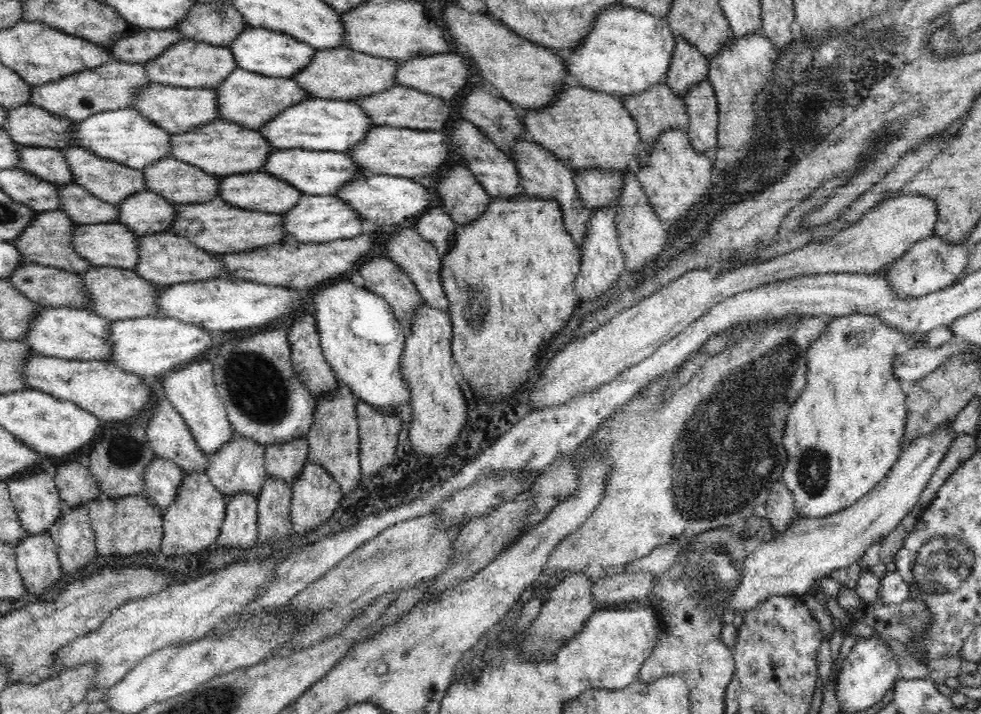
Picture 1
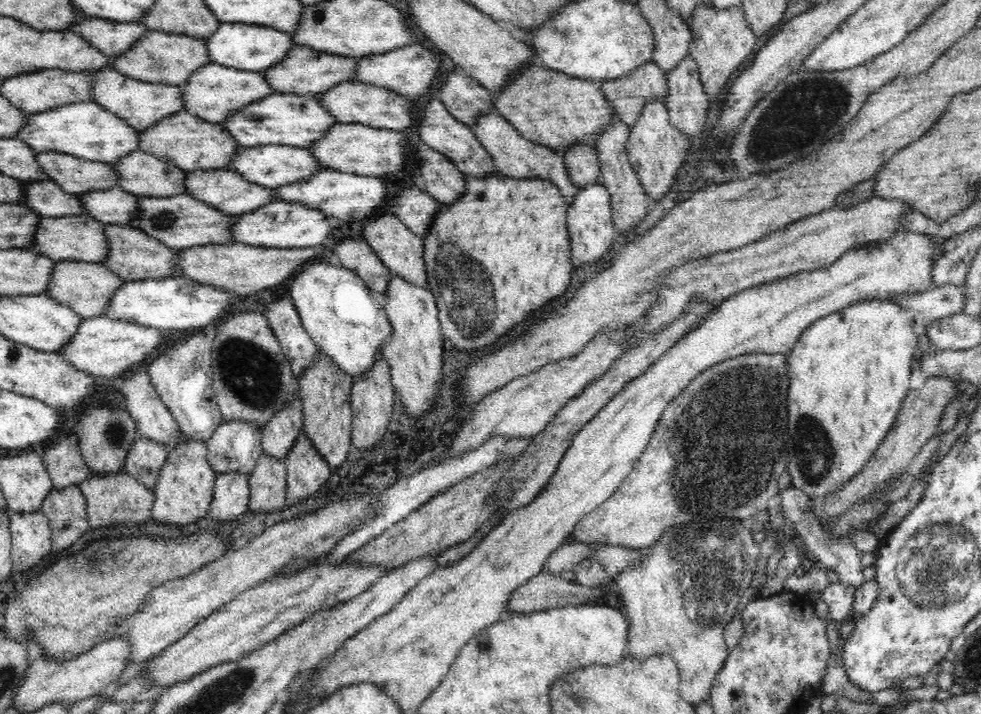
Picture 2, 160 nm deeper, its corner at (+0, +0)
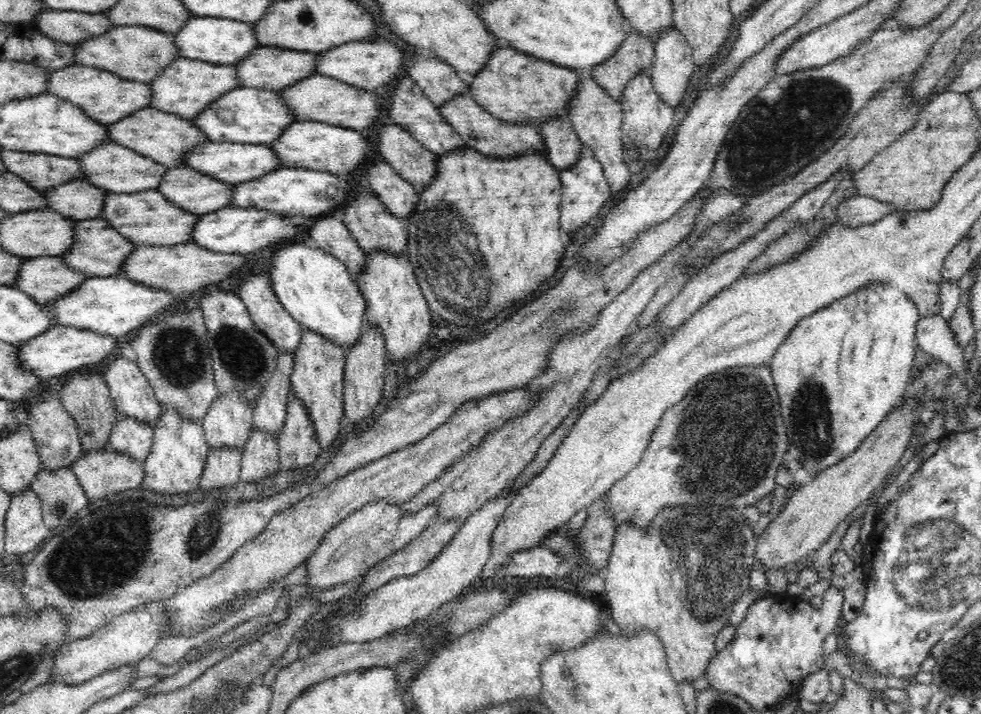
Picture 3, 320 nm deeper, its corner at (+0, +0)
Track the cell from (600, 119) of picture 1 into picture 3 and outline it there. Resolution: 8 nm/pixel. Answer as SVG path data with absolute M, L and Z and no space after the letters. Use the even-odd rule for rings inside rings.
M502 44L491 52L483 69L467 85L472 98L492 116L509 123L539 128L548 119L566 115L569 104L574 101L578 77L576 70L537 59L517 48Z

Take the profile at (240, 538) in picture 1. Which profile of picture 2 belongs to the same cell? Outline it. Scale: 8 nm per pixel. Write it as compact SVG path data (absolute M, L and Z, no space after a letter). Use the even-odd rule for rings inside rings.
M232 471L218 473L212 499L208 516L216 522L236 520L245 515L250 504L248 476Z

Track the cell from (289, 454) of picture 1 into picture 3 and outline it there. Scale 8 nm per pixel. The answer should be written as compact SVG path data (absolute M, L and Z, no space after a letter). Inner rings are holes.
M278 349L276 368L274 374L256 398L253 406L253 422L256 430L277 437L282 432L282 426L288 416L288 398L292 391L292 370L294 368L294 355L290 351Z

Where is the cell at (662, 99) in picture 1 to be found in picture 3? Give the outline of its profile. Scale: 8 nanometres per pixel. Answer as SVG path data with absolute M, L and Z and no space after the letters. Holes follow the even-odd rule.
M631 26L625 30L627 37L617 51L608 60L590 69L594 81L618 102L624 87L635 74L640 71L649 74L655 53L655 45L648 37Z

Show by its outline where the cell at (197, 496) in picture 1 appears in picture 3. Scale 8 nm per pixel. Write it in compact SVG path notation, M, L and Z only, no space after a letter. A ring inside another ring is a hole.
M162 410L154 430L152 450L143 462L142 486L164 496L187 494L200 488L199 480L204 470L205 458L210 446L207 444L201 420L188 419L176 410Z

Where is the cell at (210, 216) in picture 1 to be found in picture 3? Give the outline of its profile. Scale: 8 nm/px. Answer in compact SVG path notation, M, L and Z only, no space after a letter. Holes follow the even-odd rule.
M156 189L120 194L107 191L101 217L132 244L154 246L191 242L193 228L199 219L198 214L186 212Z

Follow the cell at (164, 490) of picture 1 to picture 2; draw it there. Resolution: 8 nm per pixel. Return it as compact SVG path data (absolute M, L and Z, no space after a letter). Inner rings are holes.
M139 436L127 452L124 470L136 477L145 487L154 490L168 453L166 445Z

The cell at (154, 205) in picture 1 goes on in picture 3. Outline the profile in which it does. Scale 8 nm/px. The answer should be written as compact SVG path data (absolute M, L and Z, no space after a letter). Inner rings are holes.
M72 179L50 190L41 191L49 202L48 209L74 221L100 217L106 193L106 190L82 179Z

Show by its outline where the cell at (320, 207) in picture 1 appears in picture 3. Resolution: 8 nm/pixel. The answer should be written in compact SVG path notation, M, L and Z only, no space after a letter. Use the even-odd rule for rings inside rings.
M232 206L219 208L218 211L199 215L193 228L191 242L209 250L210 252L223 252L224 254L248 254L265 250L274 250L280 245L291 243L298 236L300 223L287 221L286 216L276 214L262 208L234 208Z

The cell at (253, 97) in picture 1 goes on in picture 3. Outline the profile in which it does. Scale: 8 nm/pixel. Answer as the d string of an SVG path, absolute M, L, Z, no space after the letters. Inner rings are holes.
M184 57L175 58L153 81L148 83L151 88L150 107L162 112L170 112L184 119L191 120L199 115L207 104L213 102L220 95L241 86L234 65L223 65L192 60Z

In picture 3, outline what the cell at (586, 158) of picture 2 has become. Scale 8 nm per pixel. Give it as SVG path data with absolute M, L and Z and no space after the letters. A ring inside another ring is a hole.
M563 115L548 119L538 128L548 161L556 169L570 169L578 164L578 158L586 150L573 129L573 124Z

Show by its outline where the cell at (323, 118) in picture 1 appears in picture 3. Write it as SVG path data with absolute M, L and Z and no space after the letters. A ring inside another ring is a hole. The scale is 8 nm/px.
M238 87L207 104L207 107L190 121L206 134L207 138L217 143L269 145L288 125L300 120L293 116L293 112L289 112L278 91Z

